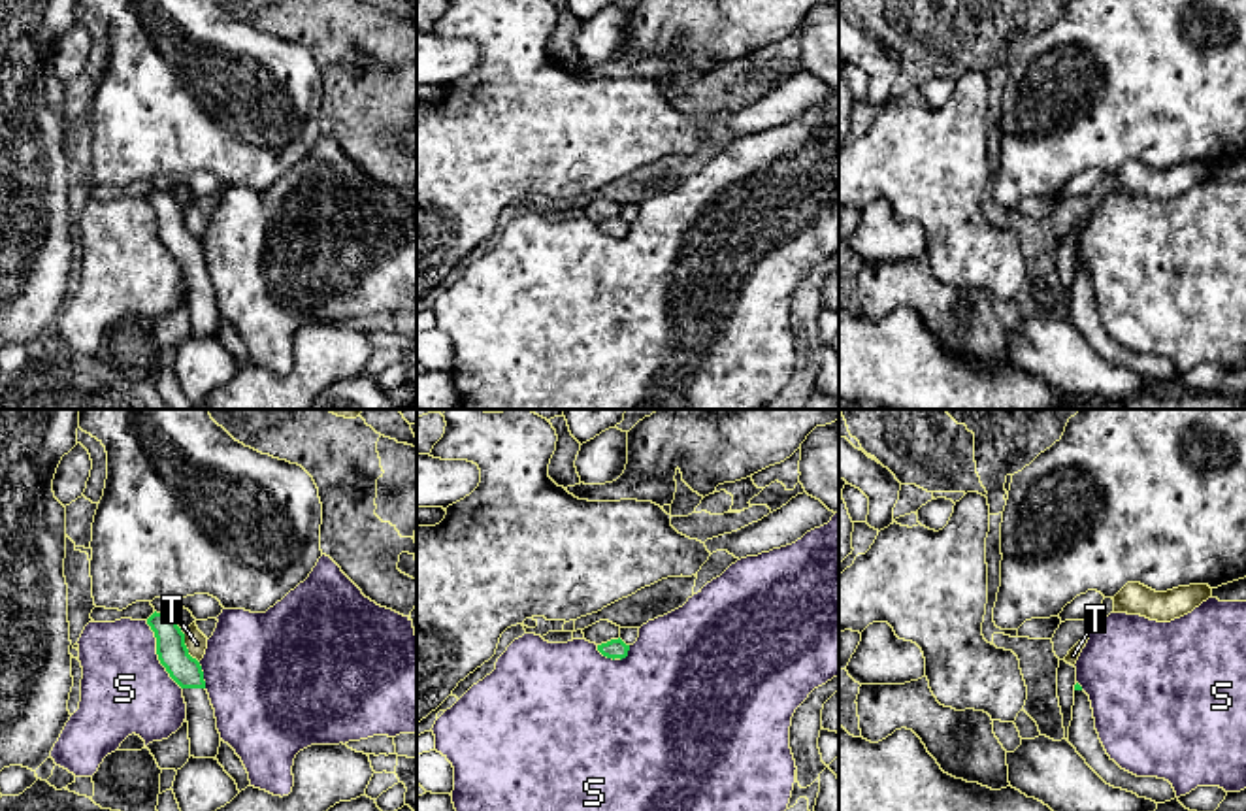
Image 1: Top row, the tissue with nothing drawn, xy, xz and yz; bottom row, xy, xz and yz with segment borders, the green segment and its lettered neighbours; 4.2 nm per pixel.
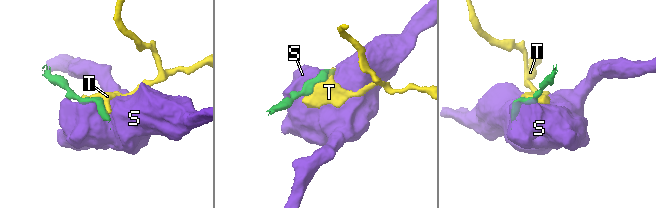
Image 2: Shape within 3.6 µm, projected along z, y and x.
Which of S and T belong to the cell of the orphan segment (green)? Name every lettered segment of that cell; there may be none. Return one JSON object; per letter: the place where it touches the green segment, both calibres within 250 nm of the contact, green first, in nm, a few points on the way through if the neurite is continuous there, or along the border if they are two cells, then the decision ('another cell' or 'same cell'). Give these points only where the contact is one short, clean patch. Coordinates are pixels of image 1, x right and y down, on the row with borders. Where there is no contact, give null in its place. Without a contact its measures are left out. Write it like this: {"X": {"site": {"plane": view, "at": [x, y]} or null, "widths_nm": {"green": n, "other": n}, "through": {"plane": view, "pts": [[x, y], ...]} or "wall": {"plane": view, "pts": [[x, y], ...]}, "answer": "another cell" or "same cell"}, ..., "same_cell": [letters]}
{"S": {"site": {"plane": "xy", "at": [157, 653]}, "widths_nm": {"green": 130, "other": 380}, "answer": "another cell"}, "T": {"site": {"plane": "xy", "at": [187, 649]}, "widths_nm": {"green": 130, "other": 90}, "answer": "another cell"}, "same_cell": []}

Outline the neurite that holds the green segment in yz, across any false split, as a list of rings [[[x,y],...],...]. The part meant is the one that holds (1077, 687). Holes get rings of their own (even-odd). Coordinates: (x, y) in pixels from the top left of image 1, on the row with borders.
[[[1074,685],[1073,720],[1069,726],[1069,743],[1086,760],[1086,764],[1110,786],[1137,794],[1139,798],[1165,803],[1176,798],[1172,785],[1157,777],[1137,777],[1122,770],[1105,751],[1095,730],[1095,719],[1090,696]]]

